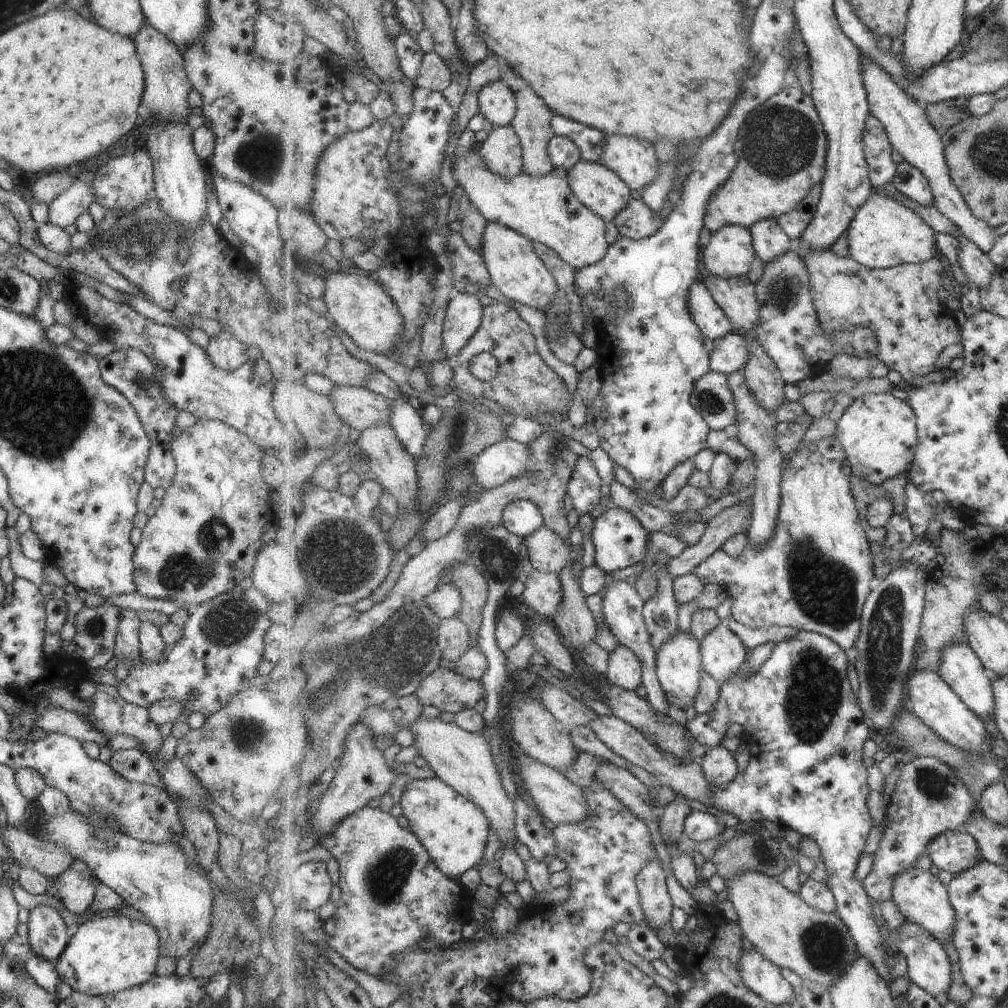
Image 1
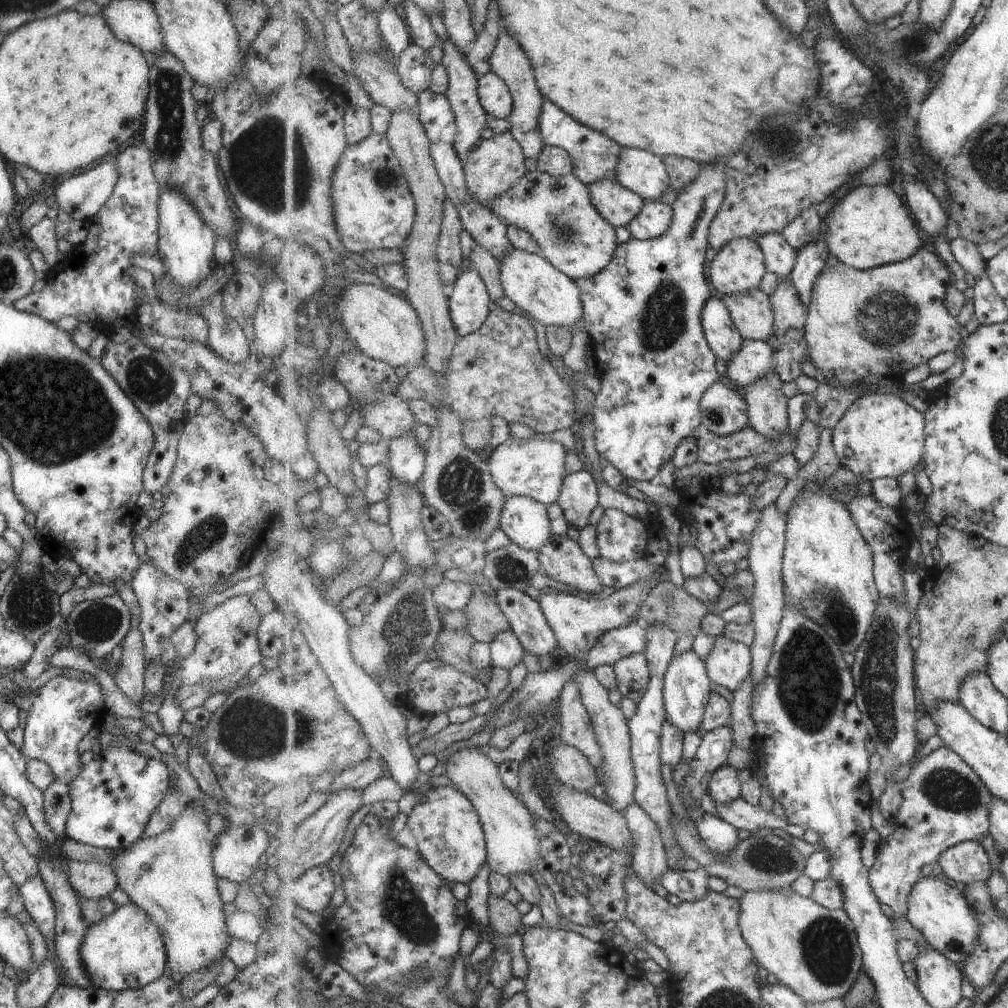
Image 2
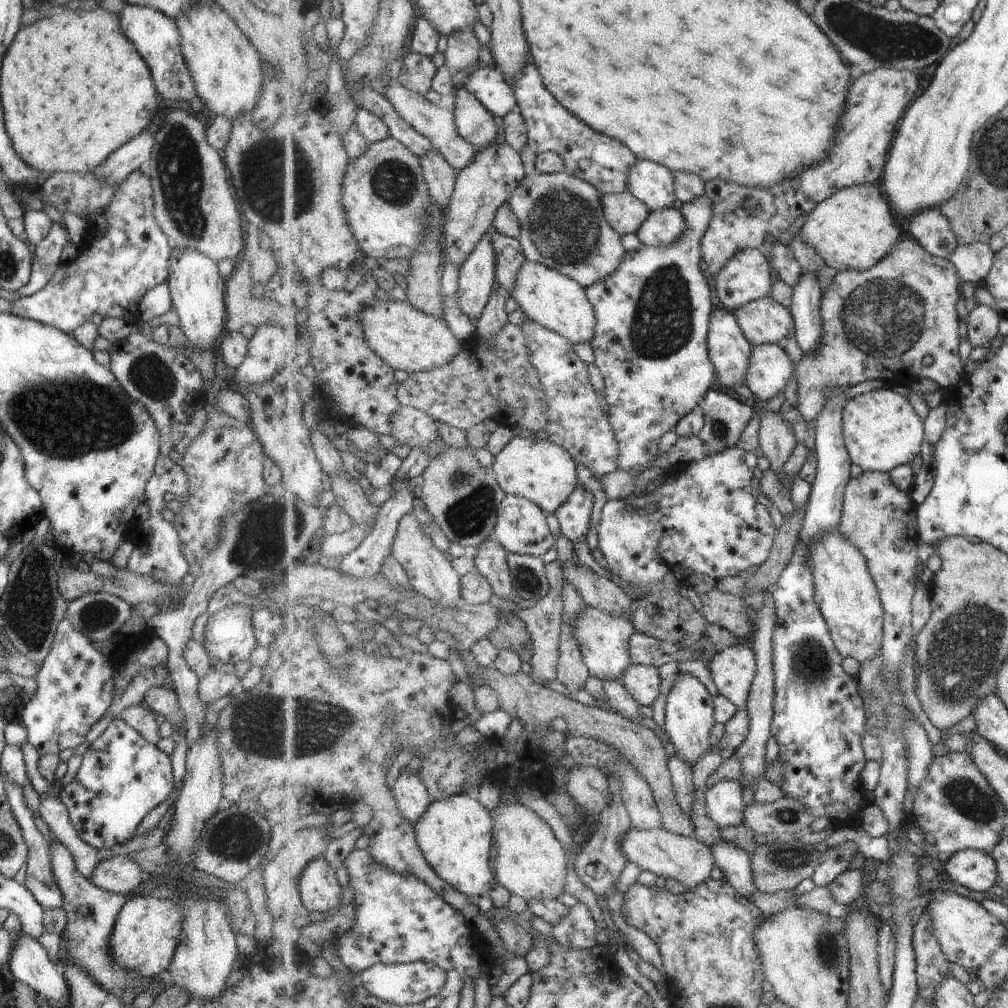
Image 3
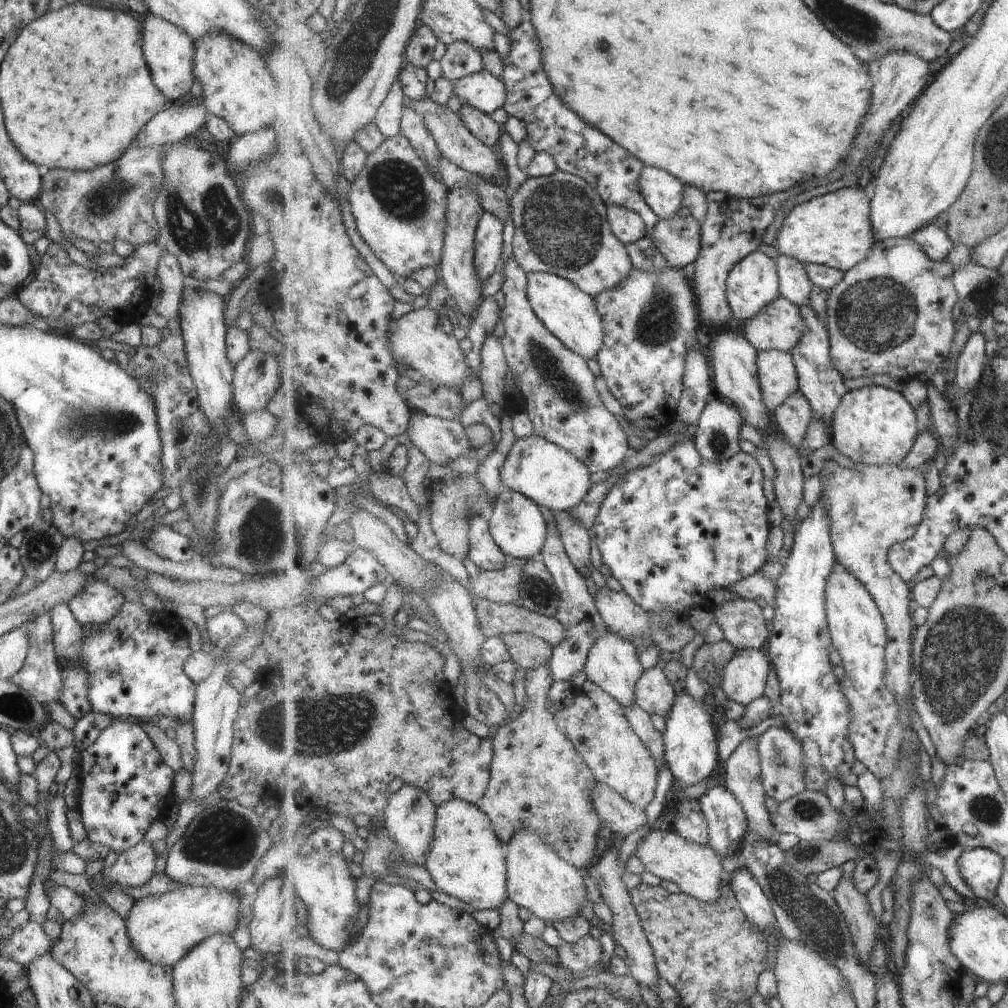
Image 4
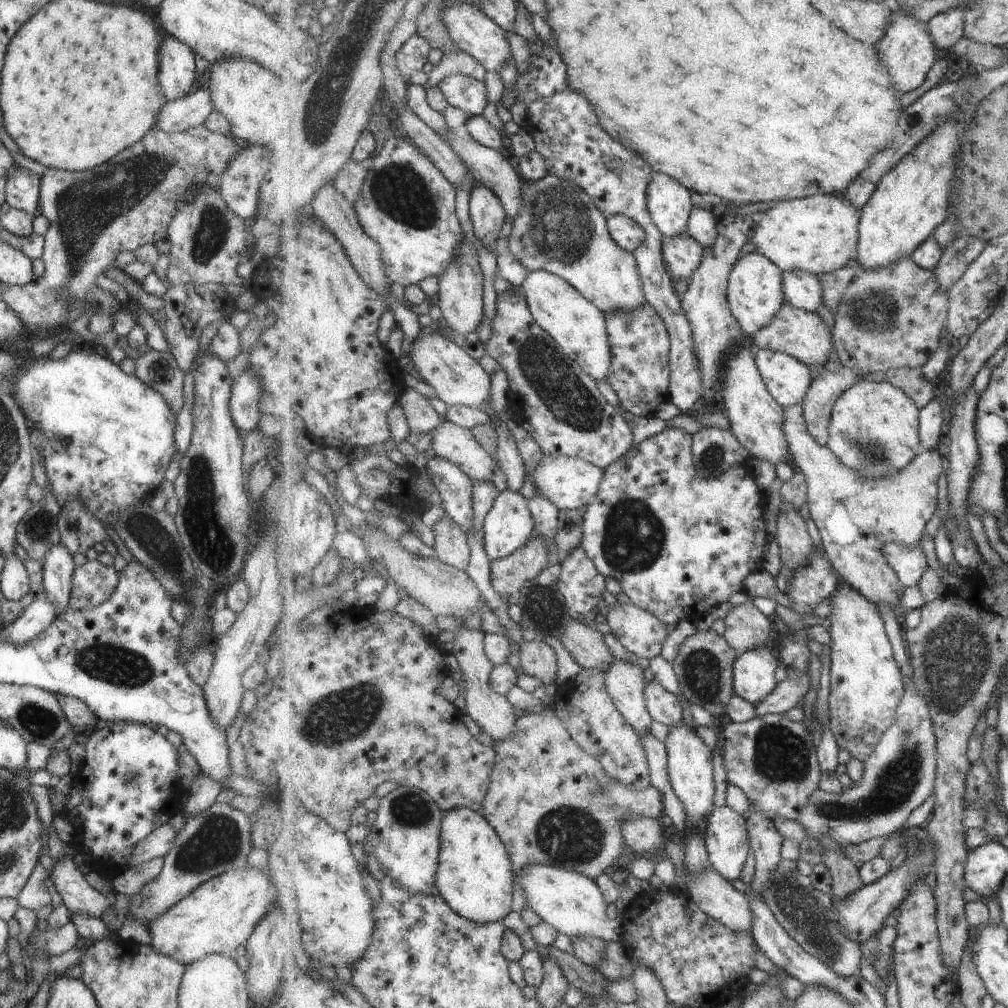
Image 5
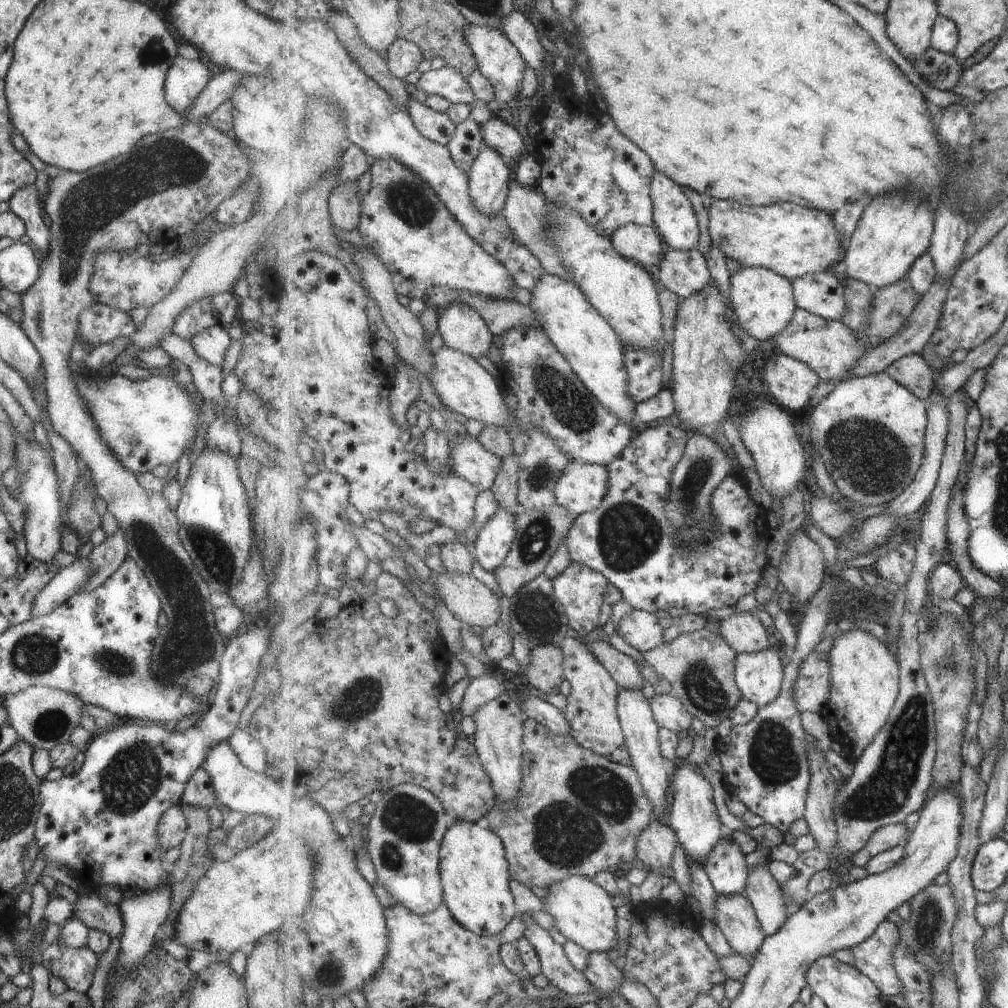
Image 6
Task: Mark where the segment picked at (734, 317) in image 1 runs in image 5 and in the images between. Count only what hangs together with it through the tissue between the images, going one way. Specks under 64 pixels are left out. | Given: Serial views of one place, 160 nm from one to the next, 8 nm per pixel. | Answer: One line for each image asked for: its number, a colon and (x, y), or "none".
2: (753, 314)
3: (764, 321)
4: (780, 325)
5: (804, 335)

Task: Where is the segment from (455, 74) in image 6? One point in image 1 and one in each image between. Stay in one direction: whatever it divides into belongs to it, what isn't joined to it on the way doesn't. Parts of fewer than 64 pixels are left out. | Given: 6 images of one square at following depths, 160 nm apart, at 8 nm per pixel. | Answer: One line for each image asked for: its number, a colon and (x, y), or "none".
1: (496, 100)
2: (495, 96)
3: (488, 84)
4: (483, 90)
5: (469, 94)

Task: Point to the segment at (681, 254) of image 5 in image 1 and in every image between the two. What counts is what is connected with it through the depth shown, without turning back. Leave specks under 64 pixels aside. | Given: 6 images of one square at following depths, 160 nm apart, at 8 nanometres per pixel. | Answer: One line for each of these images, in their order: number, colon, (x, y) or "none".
1: (637, 221)
2: (655, 218)
3: (664, 226)
4: (679, 239)

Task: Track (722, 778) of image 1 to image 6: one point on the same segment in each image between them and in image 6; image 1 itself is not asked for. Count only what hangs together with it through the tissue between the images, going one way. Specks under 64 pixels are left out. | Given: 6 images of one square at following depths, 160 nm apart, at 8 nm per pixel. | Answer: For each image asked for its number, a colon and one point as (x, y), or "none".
2: (725, 785)
3: (724, 803)
4: (727, 820)
5: (728, 841)
6: (726, 867)

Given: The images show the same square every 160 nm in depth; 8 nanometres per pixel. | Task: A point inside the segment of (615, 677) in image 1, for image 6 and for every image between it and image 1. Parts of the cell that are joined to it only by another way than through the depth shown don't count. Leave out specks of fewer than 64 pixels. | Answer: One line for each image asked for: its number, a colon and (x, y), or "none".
2: (633, 672)
3: (642, 681)
4: (654, 692)
5: (665, 707)
6: (670, 712)

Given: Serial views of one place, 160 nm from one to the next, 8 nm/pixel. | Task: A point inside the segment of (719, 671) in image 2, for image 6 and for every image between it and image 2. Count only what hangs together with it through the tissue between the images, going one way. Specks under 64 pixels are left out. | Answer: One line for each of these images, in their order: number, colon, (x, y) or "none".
3: (733, 670)
4: (745, 676)
5: (755, 672)
6: (760, 676)

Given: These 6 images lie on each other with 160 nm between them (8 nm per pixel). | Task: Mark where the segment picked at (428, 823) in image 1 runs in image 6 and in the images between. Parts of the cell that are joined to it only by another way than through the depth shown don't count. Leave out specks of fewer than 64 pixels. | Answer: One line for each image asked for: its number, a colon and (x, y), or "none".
2: (449, 831)
3: (455, 834)
4: (467, 860)
5: (476, 876)
6: (476, 878)

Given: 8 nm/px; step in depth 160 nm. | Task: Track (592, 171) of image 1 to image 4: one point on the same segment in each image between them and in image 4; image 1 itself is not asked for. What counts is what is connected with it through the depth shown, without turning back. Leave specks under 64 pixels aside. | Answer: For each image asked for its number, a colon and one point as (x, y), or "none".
2: (619, 205)
3: (626, 213)
4: (628, 225)

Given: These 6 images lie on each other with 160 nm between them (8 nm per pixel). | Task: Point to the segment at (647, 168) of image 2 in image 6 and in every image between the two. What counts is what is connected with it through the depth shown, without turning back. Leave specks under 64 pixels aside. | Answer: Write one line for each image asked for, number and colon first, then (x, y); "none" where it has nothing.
3: (653, 183)
4: (663, 192)
5: (671, 203)
6: (674, 216)

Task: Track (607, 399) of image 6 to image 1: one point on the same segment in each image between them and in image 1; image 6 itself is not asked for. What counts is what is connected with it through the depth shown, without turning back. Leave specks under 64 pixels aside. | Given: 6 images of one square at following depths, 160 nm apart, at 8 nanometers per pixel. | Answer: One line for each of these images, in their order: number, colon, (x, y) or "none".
1: (516, 269)
2: (532, 283)
3: (555, 301)
4: (571, 314)
5: (577, 324)

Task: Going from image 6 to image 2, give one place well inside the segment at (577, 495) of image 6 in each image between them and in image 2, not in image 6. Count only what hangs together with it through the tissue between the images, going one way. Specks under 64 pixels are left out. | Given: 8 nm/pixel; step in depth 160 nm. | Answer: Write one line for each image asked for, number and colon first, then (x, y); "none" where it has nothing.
2: (537, 469)
3: (540, 470)
4: (552, 477)
5: (571, 483)

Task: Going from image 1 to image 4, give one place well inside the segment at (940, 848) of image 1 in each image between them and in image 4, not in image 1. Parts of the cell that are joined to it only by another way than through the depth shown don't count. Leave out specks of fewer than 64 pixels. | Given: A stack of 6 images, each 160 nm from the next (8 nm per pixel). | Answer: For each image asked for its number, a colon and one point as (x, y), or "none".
2: (968, 862)
3: (976, 869)
4: (982, 869)

